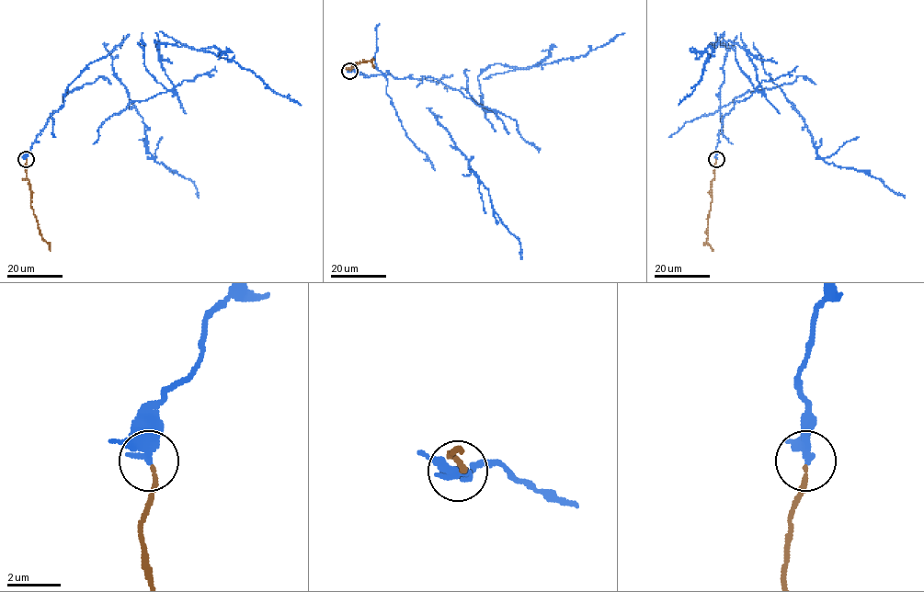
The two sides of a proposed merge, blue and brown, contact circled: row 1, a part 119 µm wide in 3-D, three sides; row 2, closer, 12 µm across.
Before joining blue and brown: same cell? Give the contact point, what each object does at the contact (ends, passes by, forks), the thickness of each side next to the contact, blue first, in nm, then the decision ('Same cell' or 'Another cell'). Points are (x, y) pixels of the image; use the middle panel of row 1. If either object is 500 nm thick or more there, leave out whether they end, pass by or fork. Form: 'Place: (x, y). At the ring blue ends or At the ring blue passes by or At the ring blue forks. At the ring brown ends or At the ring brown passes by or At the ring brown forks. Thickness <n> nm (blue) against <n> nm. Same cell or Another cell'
Place: (349, 71). At the ring blue passes by. At the ring brown ends. Thickness 280 nm (blue) against 150 nm. Another cell

